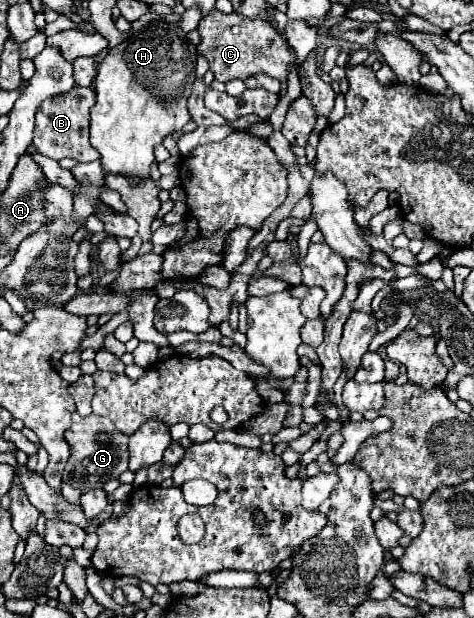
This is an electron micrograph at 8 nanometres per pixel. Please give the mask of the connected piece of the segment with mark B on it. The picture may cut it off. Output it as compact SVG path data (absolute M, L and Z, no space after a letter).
M73 87L69 93L49 99L41 103L41 109L35 117L35 133L33 133L33 145L37 151L45 157L51 157L55 161L69 157L78 162L100 159L100 155L89 143L89 109L93 107L95 93L87 87Z

